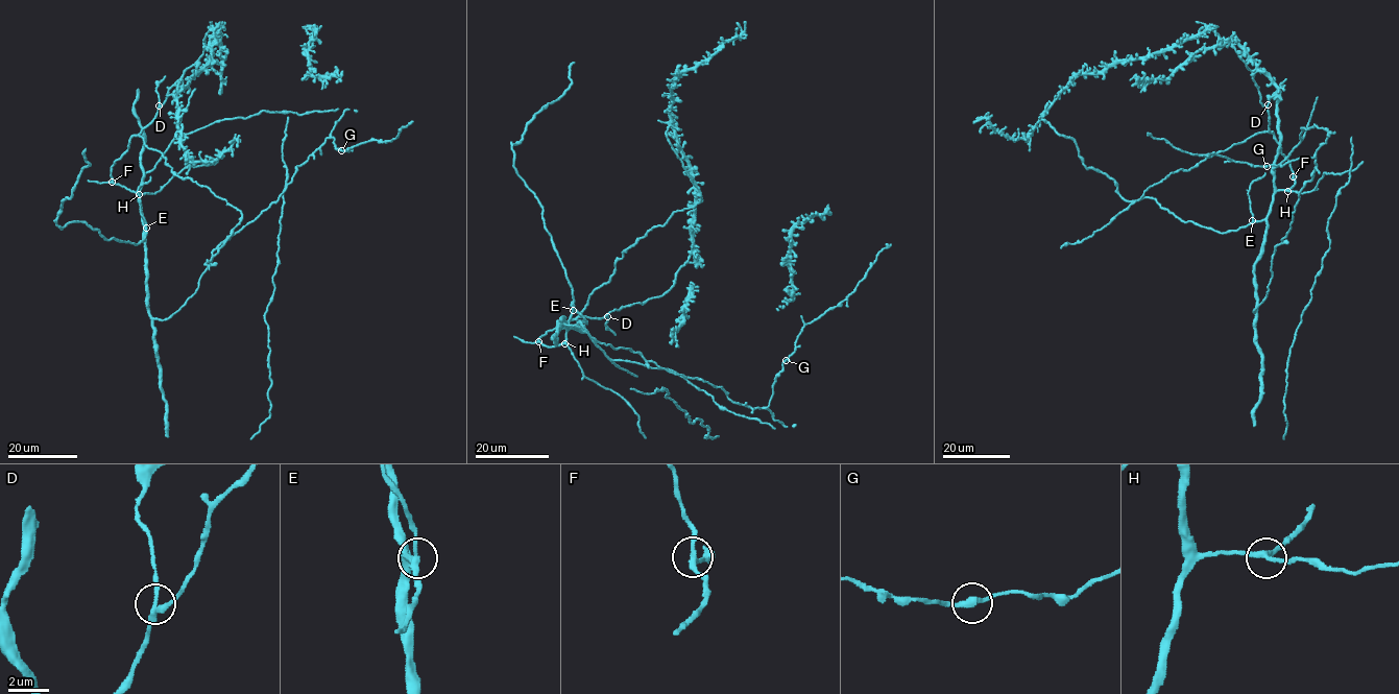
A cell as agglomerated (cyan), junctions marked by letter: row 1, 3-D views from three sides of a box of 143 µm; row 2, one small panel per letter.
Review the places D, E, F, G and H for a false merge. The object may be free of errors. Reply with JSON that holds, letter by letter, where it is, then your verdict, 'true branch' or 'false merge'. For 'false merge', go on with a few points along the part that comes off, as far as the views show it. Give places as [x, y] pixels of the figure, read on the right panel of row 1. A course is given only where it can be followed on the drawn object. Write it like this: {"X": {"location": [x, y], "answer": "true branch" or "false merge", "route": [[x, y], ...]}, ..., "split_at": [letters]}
{"D": {"location": [1268, 104], "answer": "true branch"}, "E": {"location": [1252, 220], "answer": "true branch"}, "F": {"location": [1293, 176], "answer": "true branch"}, "G": {"location": [1267, 166], "answer": "true branch"}, "H": {"location": [1287, 191], "answer": "true branch"}, "split_at": []}

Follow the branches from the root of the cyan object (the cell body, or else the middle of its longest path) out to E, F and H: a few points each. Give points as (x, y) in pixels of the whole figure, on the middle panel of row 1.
E: (567, 328), (573, 310)
F: (567, 328), (565, 340), (561, 343), (547, 346), (538, 341)
H: (567, 328), (564, 343)

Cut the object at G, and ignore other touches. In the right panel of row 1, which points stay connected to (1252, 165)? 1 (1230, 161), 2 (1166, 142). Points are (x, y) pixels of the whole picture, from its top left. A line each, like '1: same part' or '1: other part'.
1: same part
2: same part

